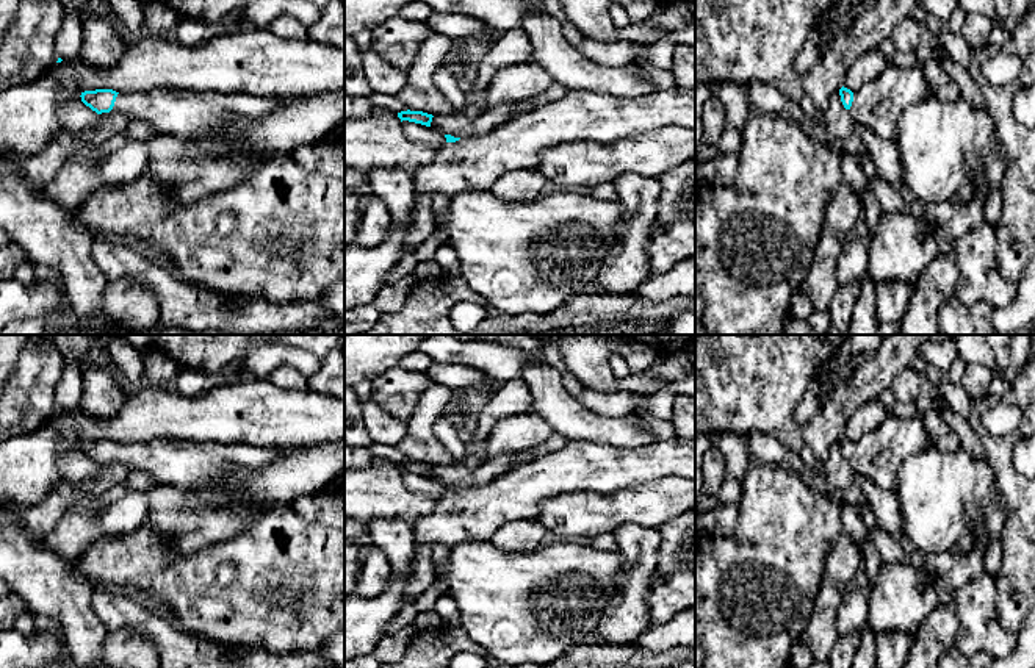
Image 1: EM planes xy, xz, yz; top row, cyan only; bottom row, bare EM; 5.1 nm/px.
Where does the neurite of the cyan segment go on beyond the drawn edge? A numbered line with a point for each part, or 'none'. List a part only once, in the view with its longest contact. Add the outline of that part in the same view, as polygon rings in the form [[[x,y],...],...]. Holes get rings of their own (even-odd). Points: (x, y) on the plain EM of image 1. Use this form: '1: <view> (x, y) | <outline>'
1: xy (190, 463) | [[[158,438],[119,443],[110,463],[128,466],[130,471],[146,471],[158,483],[207,488],[225,482],[238,469],[257,471],[282,457],[283,451],[280,447]]]

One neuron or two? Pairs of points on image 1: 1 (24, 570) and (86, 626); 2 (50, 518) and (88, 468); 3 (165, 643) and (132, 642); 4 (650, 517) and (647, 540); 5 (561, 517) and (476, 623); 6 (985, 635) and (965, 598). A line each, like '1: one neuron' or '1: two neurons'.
1: one neuron
2: two neurons
3: two neurons
4: two neurons
5: two neurons
6: one neuron

